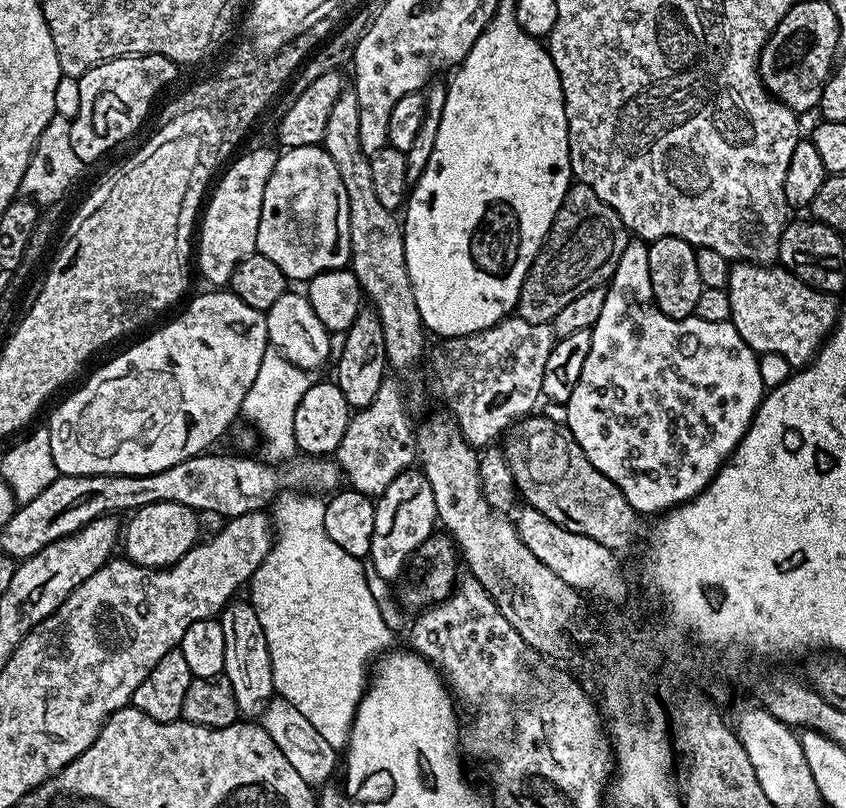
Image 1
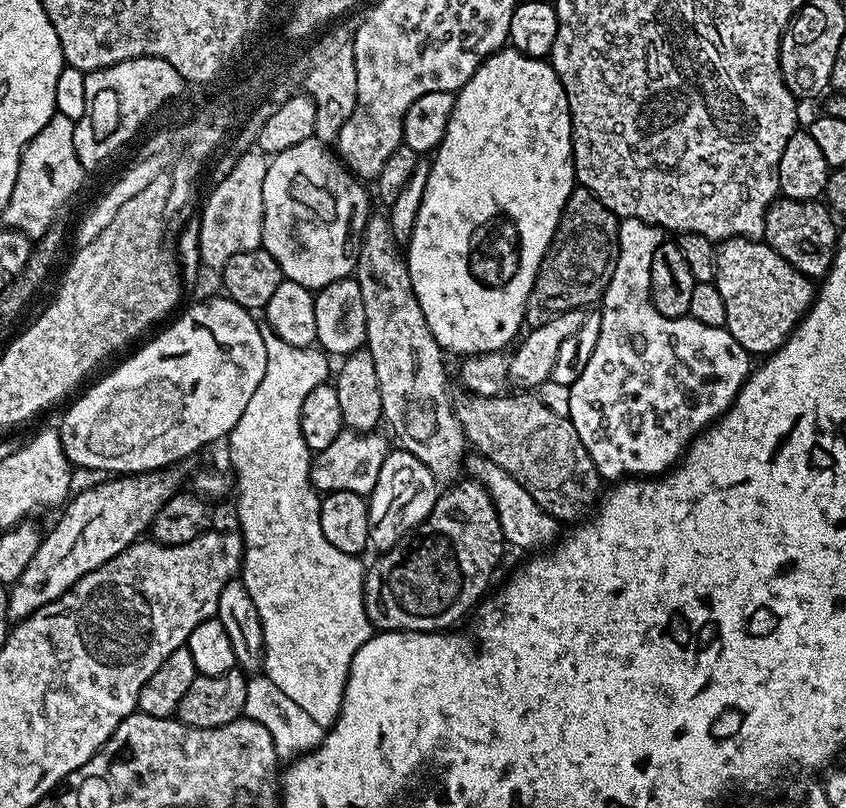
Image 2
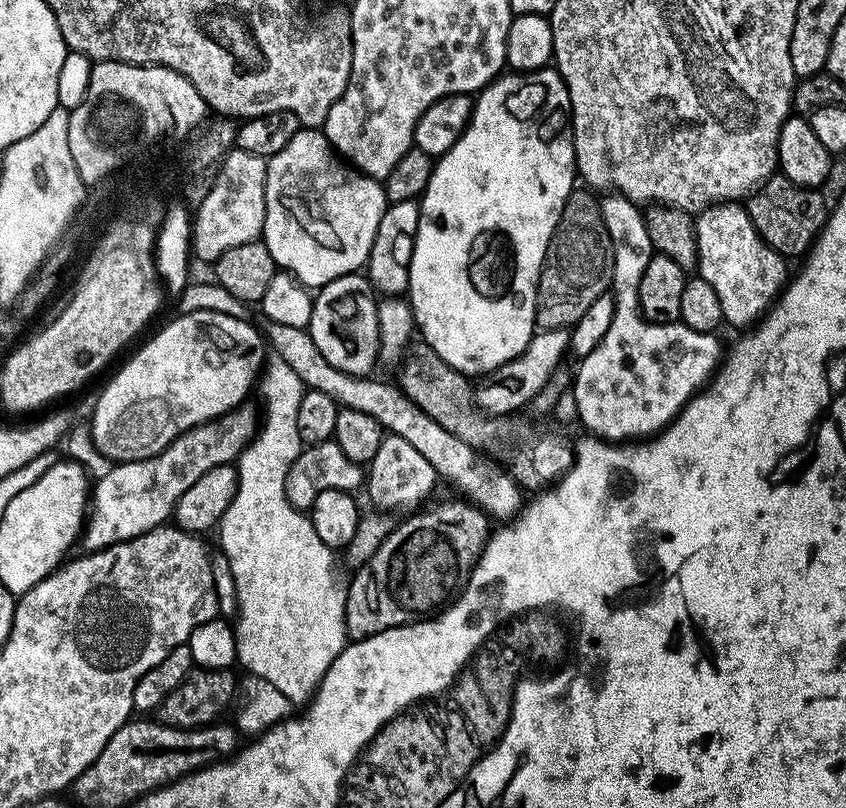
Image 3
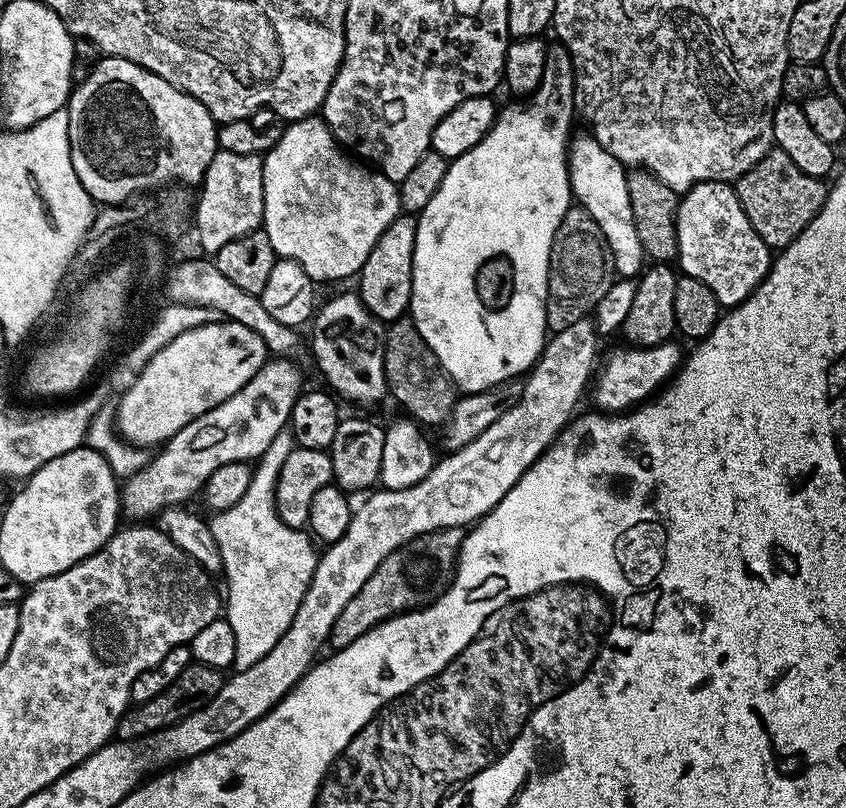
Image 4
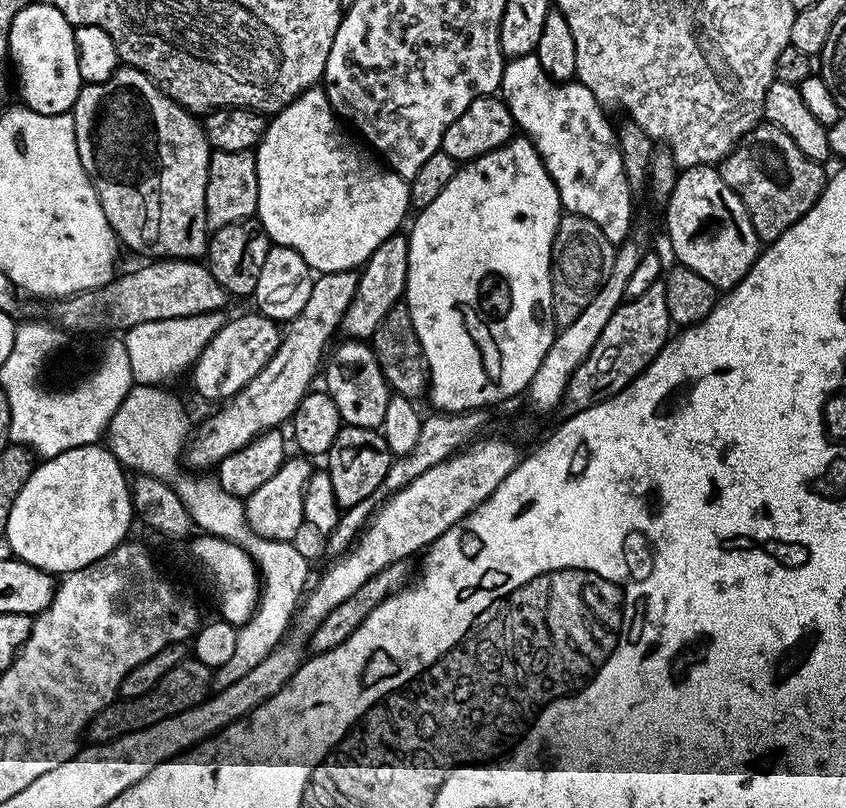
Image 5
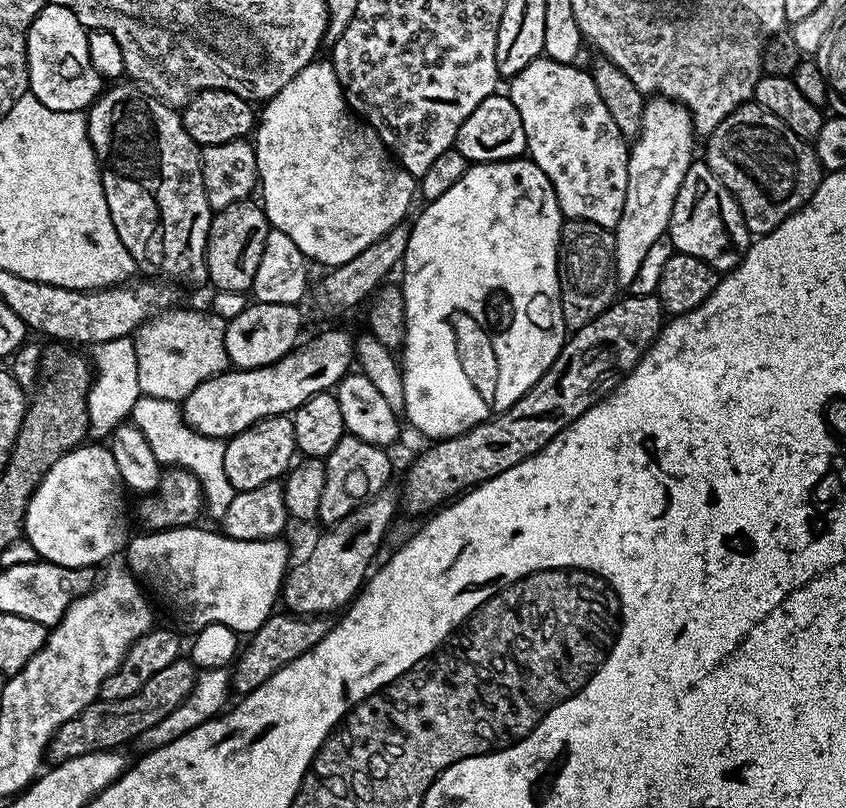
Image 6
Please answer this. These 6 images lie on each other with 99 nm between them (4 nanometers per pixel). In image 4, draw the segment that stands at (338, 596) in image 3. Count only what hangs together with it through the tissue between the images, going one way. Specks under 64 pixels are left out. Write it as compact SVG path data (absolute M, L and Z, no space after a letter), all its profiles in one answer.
M291 431L280 432L278 438L274 438L274 442L270 442L267 450L260 455L252 473L250 490L242 494L242 502L234 502L230 510L215 513L210 520L214 542L218 542L218 550L224 563L222 576L223 579L228 579L226 619L230 630L234 630L234 668L238 672L246 670L246 666L254 666L258 658L274 650L274 642L278 642L278 638L286 634L294 614L298 614L298 606L310 586L312 571L316 568L318 548L315 548L317 545L313 537L307 531L286 526L286 522L282 522L282 518L276 513L278 474L282 470L282 462L286 462L286 454L290 454L293 447Z

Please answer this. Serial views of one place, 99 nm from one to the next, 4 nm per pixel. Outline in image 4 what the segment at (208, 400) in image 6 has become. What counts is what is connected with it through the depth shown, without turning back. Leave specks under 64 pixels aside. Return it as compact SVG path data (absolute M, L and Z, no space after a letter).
M401 214L382 230L378 242L366 254L366 262L358 273L360 300L382 322L401 319L409 311L412 303L412 263L416 245L416 221L412 214Z

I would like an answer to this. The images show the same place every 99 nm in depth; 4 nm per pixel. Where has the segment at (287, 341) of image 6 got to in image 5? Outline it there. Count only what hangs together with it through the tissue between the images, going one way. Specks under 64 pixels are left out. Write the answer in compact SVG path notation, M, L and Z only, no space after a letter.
M253 314L240 316L237 320L229 319L191 365L192 384L196 387L197 394L208 400L224 402L241 392L262 370L262 366L270 362L270 358L278 350L281 335L281 325L269 316Z

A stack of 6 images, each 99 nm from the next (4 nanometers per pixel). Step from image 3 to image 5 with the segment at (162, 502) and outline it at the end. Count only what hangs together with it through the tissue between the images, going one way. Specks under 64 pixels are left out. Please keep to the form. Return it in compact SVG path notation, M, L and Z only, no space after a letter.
M352 270L321 272L313 279L306 306L298 310L293 320L287 321L278 350L270 362L262 366L262 370L241 392L237 392L223 406L217 407L220 409L213 416L206 417L197 426L193 436L191 433L186 444L186 457L192 467L189 469L208 470L211 464L212 467L219 465L222 458L234 450L240 450L260 433L279 429L291 421L294 410L298 410L298 402L302 402L302 398L308 395L313 387L312 379L315 376L317 379L321 371L322 361L333 343L332 335L341 331L344 312L350 306L350 298L354 298L357 286L358 275Z

